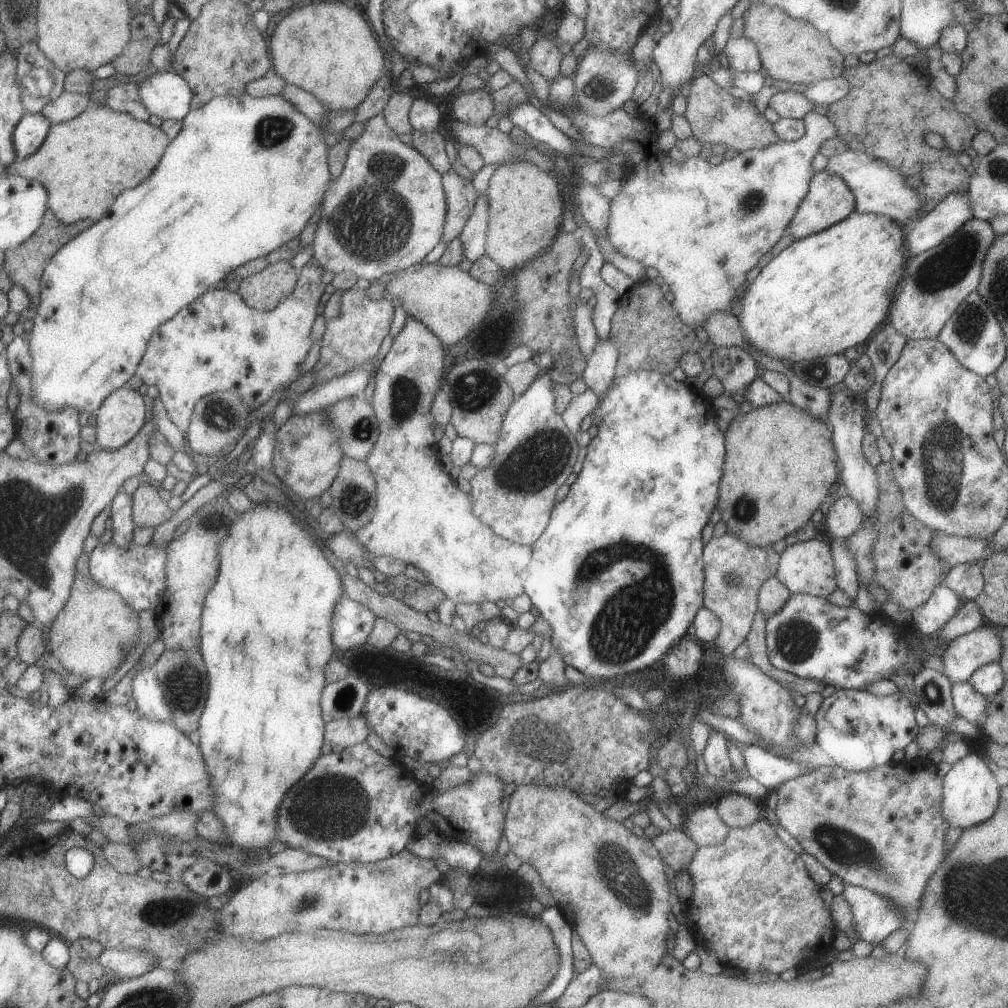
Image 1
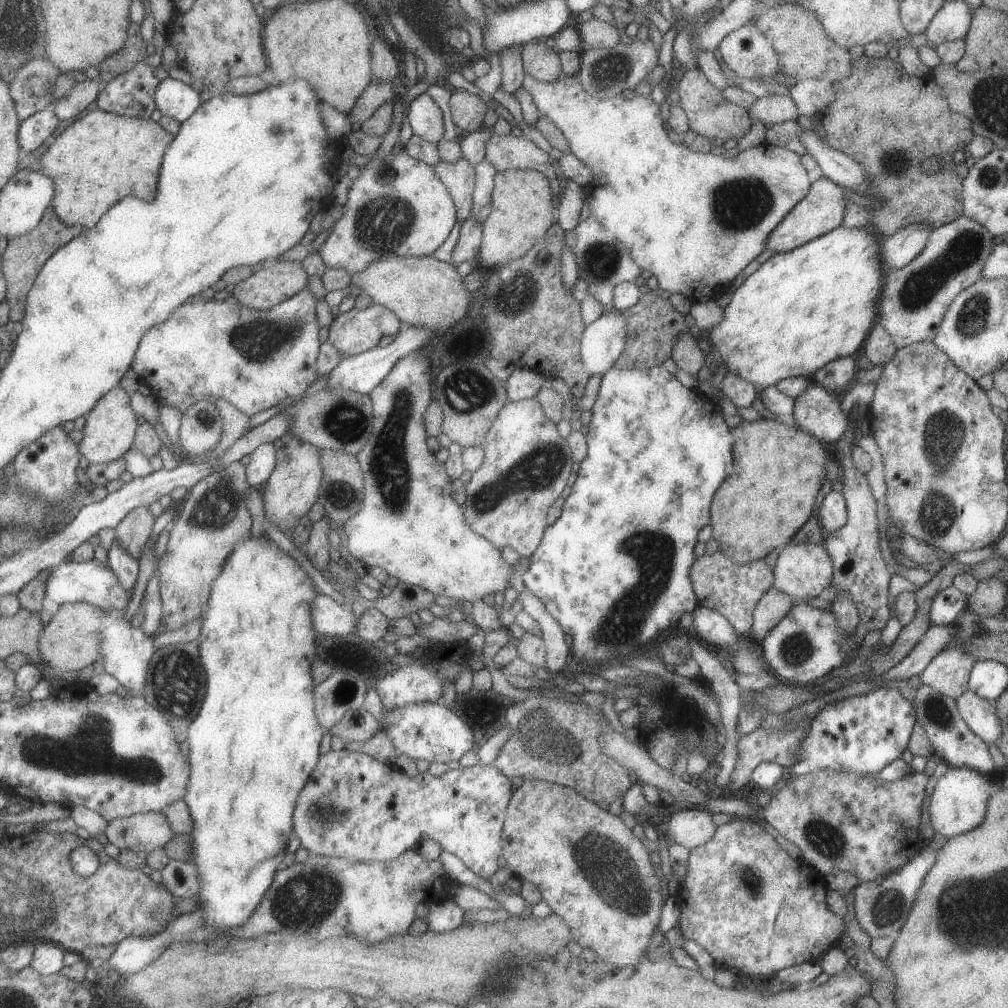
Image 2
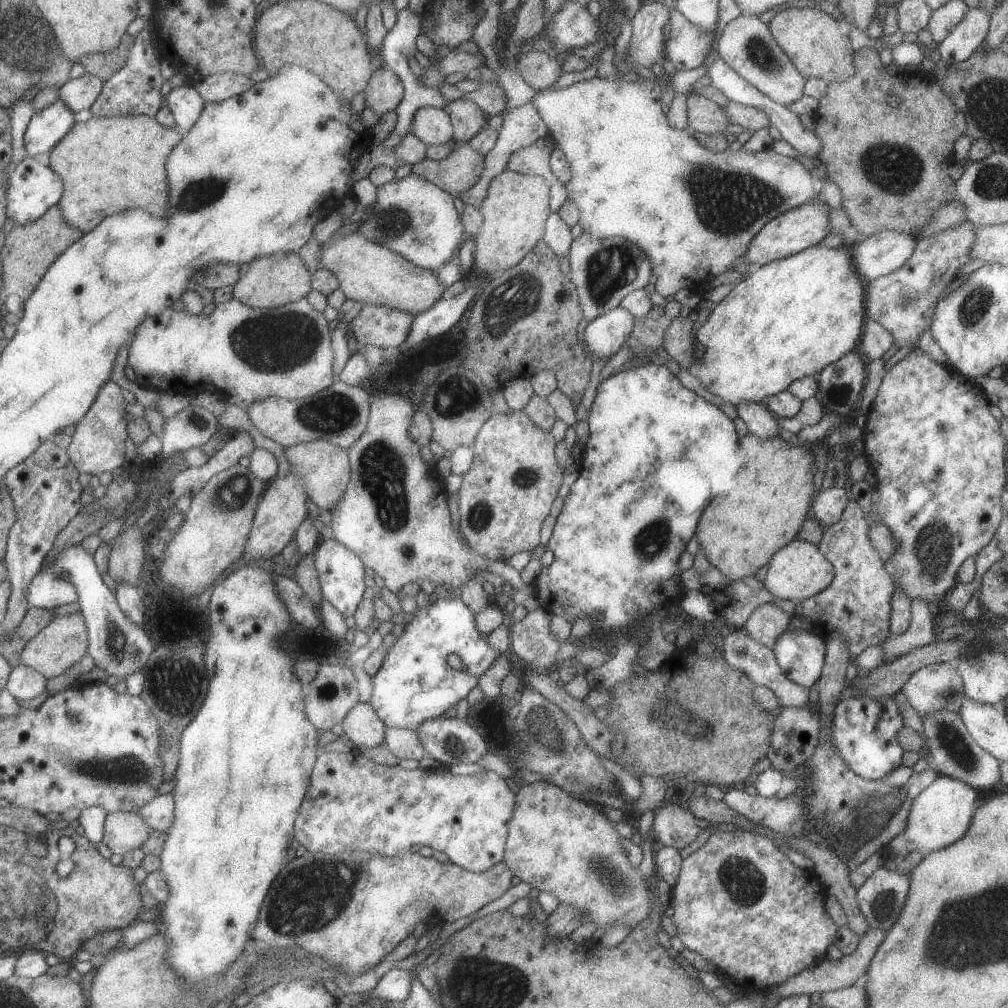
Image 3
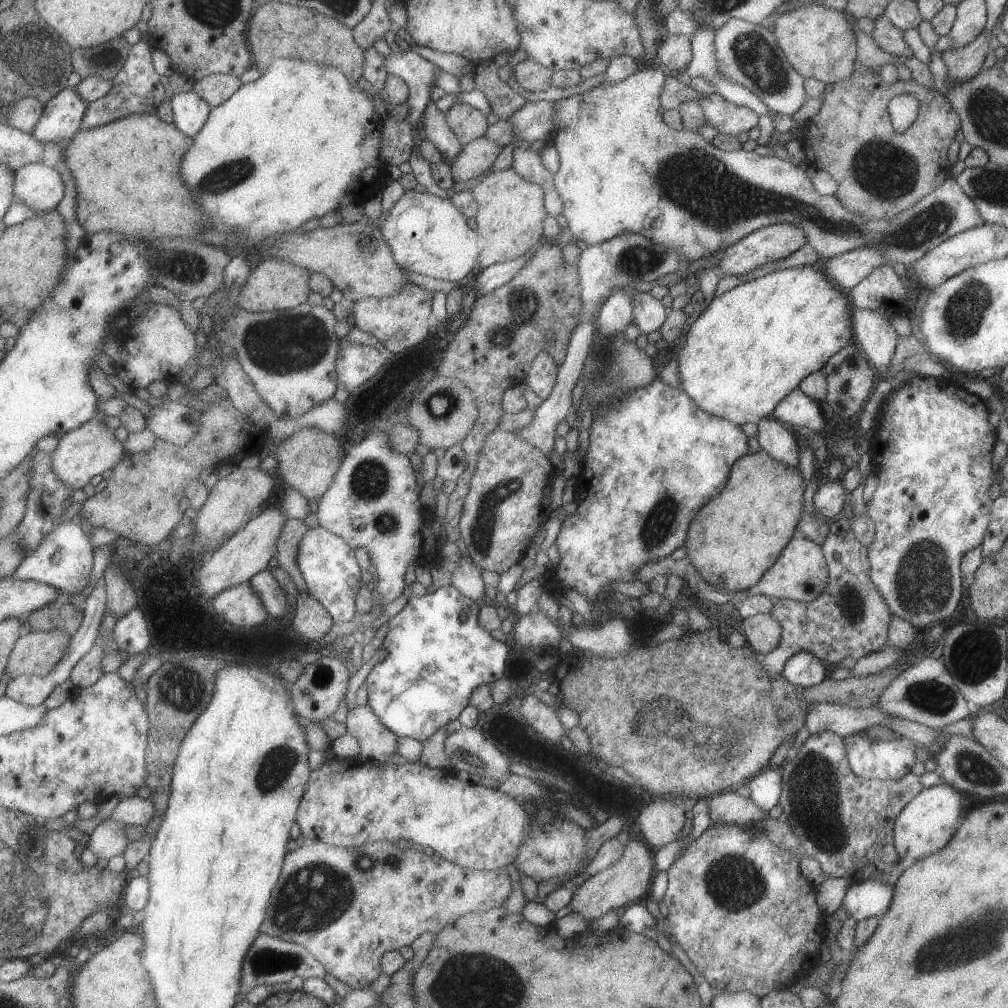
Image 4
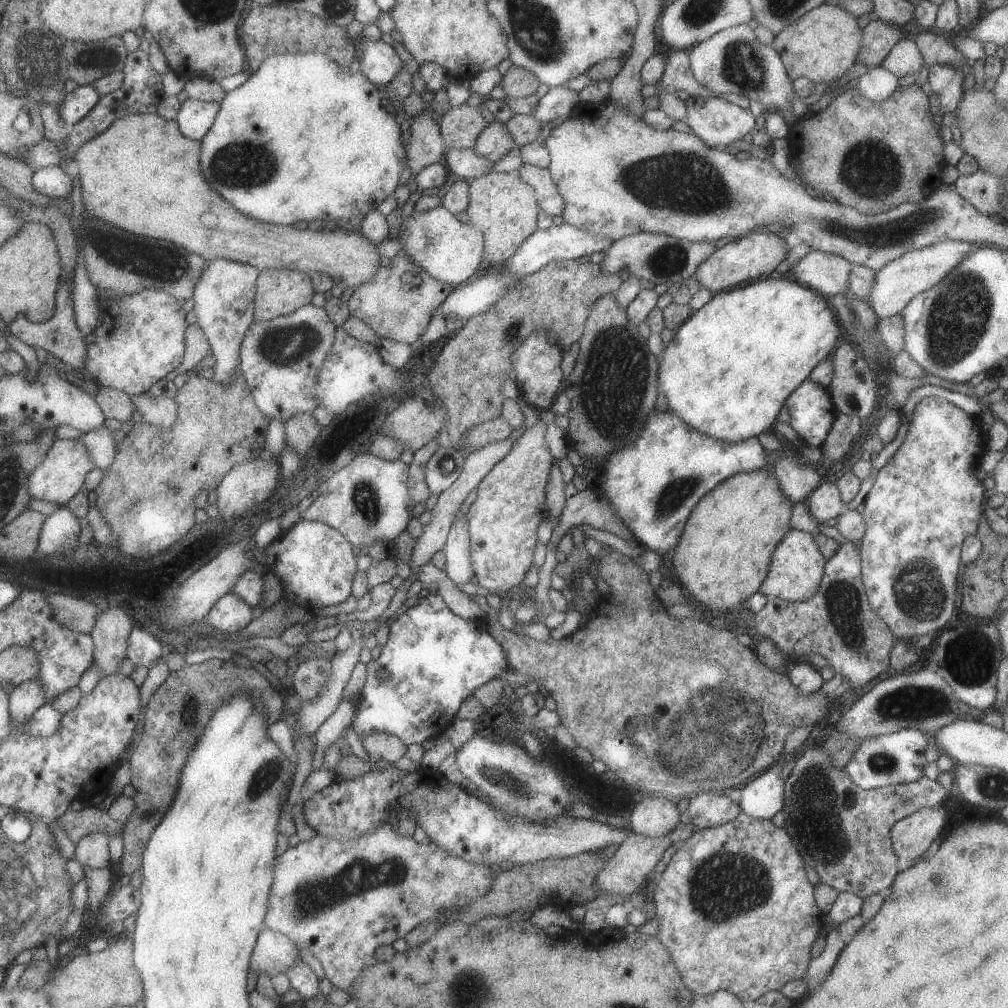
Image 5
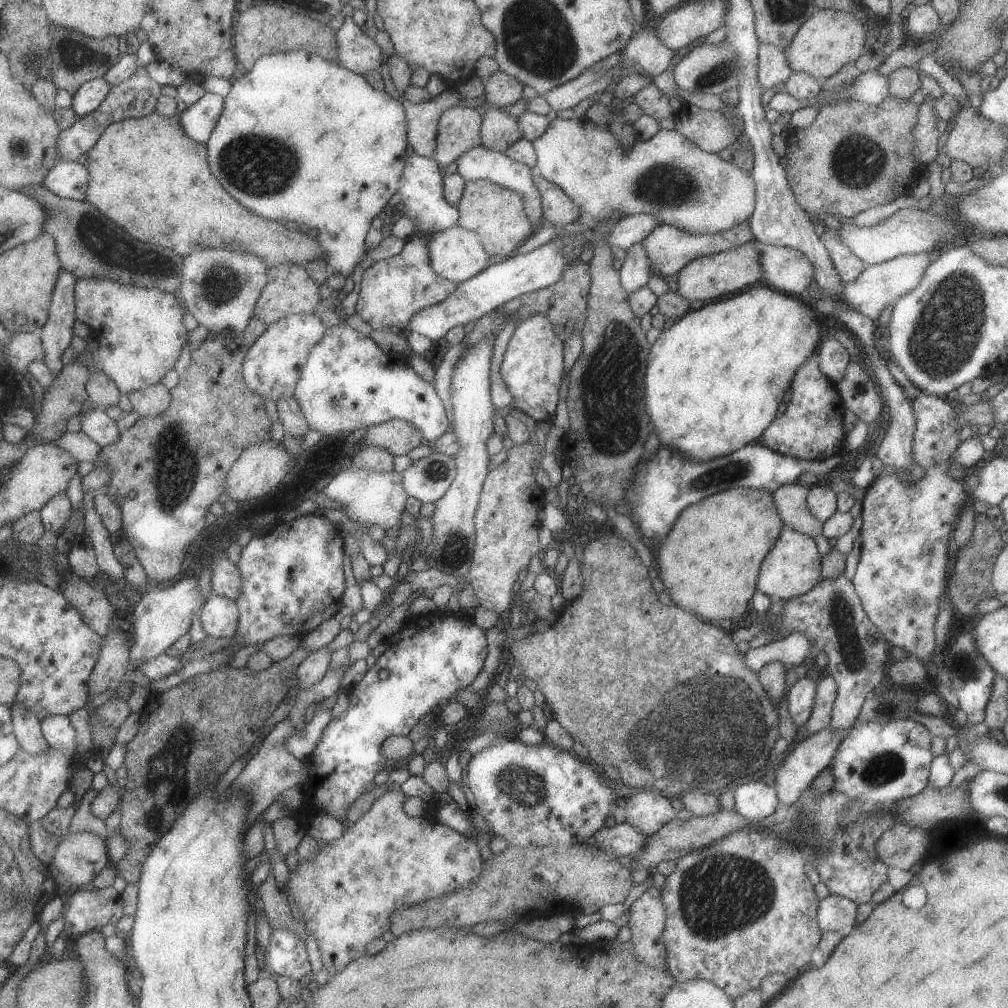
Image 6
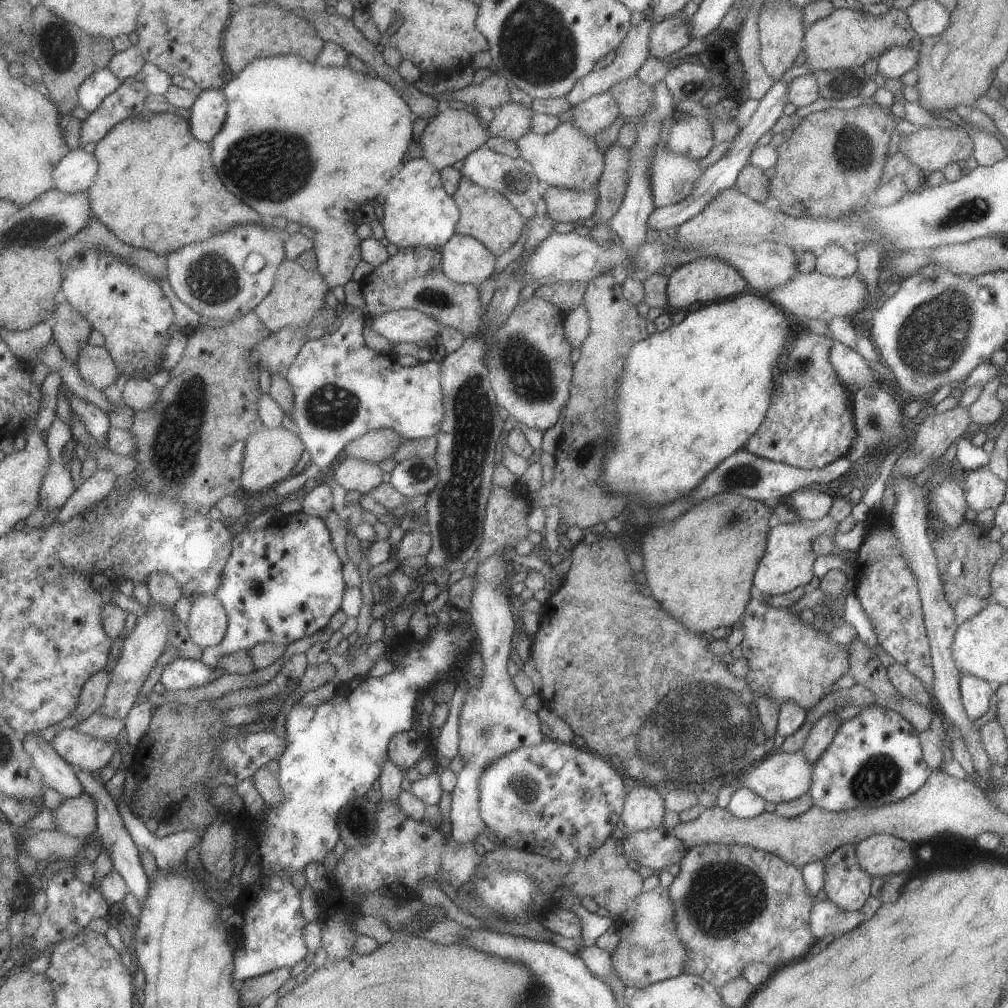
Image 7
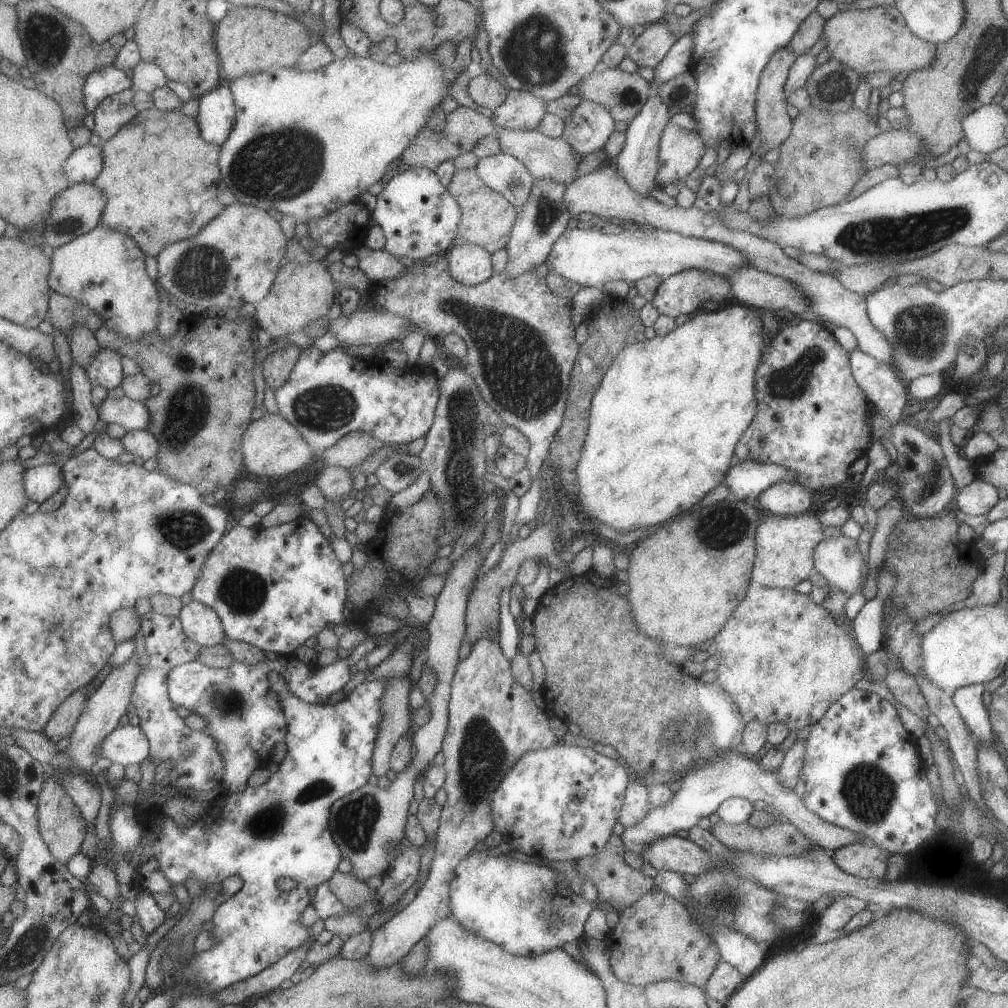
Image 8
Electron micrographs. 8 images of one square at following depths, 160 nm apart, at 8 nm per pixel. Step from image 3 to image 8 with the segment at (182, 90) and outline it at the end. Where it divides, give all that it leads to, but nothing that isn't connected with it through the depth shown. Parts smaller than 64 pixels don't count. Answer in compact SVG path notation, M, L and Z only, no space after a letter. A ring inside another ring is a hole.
M217 86L213 90L206 92L197 98L198 114L195 118L199 134L206 143L220 146L227 138L228 132L232 127L234 120L234 102L231 96L231 91L227 86Z

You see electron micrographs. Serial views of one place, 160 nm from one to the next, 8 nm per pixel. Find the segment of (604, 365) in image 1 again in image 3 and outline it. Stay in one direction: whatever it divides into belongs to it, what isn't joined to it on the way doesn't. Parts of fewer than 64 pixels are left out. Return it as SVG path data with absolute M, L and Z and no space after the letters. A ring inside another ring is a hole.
M619 306L589 321L585 326L585 330L583 330L583 342L585 342L587 352L591 354L590 360L596 361L601 358L613 357L631 334L634 322L635 318L627 310Z

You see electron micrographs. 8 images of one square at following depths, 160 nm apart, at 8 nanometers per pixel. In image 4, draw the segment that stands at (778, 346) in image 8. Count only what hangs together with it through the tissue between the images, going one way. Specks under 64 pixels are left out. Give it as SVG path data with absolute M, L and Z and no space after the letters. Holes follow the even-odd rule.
M793 389L786 394L775 405L771 416L788 427L801 426L816 433L823 430L825 424L818 402L803 394L799 389Z

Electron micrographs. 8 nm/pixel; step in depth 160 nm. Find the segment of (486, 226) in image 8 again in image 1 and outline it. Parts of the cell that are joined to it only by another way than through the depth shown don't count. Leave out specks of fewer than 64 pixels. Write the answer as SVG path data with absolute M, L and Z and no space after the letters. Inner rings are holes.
M515 161L498 166L489 179L486 190L488 221L484 254L505 273L523 268L554 243L556 234L561 228L565 203L560 197L561 188L557 186L556 177L552 173L540 169L529 161Z

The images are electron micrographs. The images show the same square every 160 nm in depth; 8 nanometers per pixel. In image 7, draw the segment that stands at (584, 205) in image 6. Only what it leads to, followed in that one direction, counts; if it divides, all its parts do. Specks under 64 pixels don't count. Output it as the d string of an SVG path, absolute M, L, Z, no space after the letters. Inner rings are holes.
M561 121L551 132L542 135L530 130L515 142L519 157L532 166L539 182L545 182L549 187L563 187L576 191L591 191L595 187L597 194L596 186L604 167L604 152L595 144L593 137L584 135L573 123ZM656 142L648 162L647 174L654 208L681 202L705 169L697 159L674 153L666 144Z

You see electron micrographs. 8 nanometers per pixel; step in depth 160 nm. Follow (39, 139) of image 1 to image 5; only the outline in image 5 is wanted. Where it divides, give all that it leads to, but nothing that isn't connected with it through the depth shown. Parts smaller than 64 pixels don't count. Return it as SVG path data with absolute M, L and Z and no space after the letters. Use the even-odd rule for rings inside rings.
M77 85L72 91L65 93L63 102L55 108L59 118L71 127L95 106L99 97L91 85Z

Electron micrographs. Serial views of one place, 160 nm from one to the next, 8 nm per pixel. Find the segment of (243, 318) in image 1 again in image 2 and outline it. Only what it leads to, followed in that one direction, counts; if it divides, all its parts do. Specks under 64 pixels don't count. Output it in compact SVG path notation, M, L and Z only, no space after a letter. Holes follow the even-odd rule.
M303 287L299 292L292 294L289 298L283 299L279 304L272 306L269 310L258 311L243 306L240 302L236 301L236 298L231 296L222 301L216 301L215 299L199 299L193 298L191 302L181 303L165 322L154 324L147 332L143 334L139 341L137 350L133 355L130 367L133 372L138 376L139 381L145 385L150 386L151 394L158 397L165 405L171 405L173 409L180 414L185 412L194 402L197 401L209 401L210 399L223 399L228 403L235 405L243 414L250 417L256 412L267 410L270 406L273 406L281 402L287 396L295 396L301 394L307 386L309 386L317 377L317 371L315 368L315 362L317 362L317 352L319 352L319 324L315 319L315 303L313 295L307 289Z

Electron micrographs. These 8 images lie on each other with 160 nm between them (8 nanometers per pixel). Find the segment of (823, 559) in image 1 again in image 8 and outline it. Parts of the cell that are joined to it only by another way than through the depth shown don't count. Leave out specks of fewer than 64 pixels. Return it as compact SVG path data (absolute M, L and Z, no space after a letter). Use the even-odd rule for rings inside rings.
M814 512L795 516L762 514L754 536L756 553L750 574L751 580L765 588L792 589L798 582L809 578L809 572L811 572L811 568L814 568L812 554L815 545L825 538L821 533L823 527Z

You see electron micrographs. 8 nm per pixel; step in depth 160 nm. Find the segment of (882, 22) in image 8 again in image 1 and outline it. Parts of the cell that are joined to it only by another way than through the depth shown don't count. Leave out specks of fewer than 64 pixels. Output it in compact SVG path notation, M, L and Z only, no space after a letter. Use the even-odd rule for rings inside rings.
M750 3L742 13L742 35L756 46L768 80L812 84L842 74L844 56L810 22L791 18L776 6Z

